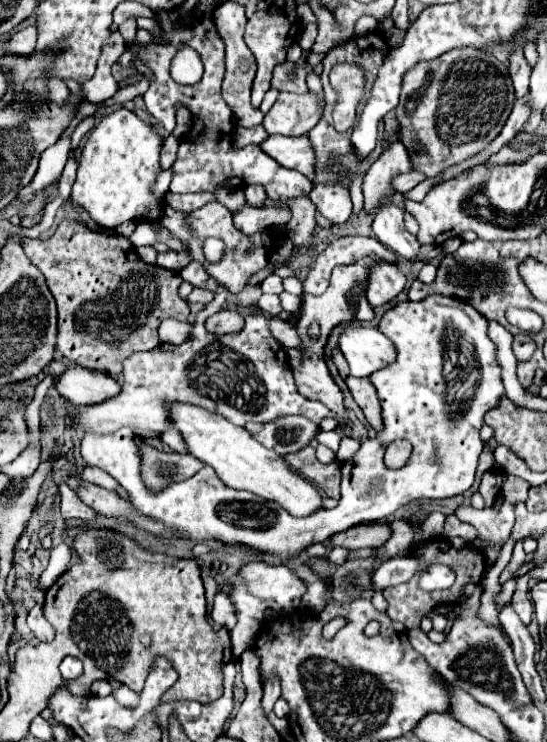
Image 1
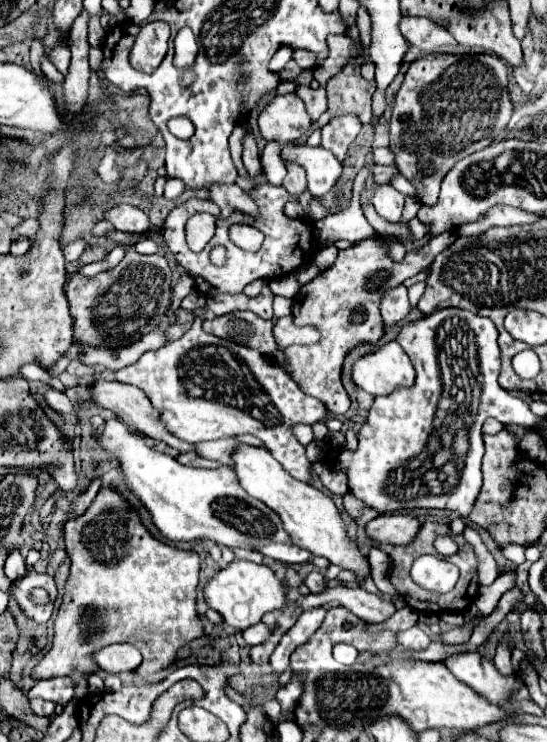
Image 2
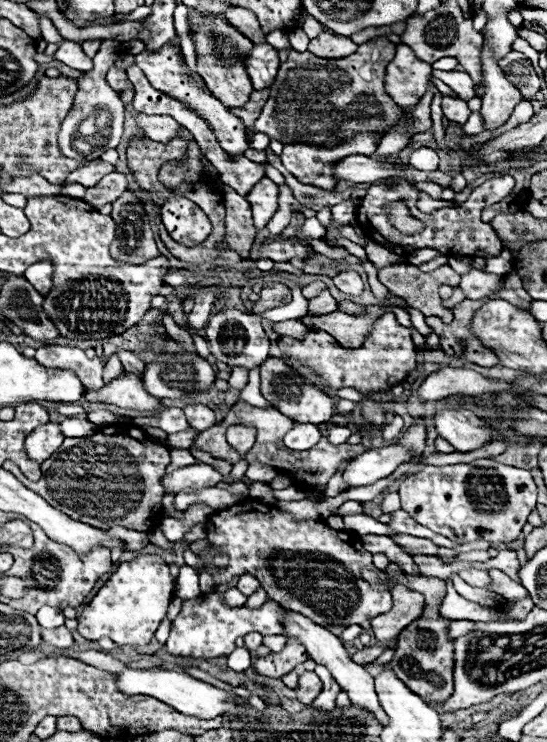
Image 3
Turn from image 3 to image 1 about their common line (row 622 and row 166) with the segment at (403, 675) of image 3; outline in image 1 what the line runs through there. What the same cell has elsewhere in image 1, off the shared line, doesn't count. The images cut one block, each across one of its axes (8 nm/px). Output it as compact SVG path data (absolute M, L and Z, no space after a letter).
M456 48L452 52L444 52L444 56L438 56L436 60L422 60L420 64L416 64L416 68L410 68L404 74L402 96L400 104L396 106L396 114L400 120L400 140L408 148L412 168L426 174L426 178L434 178L448 166L482 152L504 128L514 100L516 96L508 66L498 62L486 50Z

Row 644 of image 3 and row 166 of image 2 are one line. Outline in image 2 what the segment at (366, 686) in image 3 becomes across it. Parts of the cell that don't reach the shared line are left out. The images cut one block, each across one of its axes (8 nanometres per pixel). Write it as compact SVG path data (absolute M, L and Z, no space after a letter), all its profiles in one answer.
M284 144L282 158L298 160L304 166L308 174L308 190L312 192L312 196L318 198L330 192L342 176L342 162L338 162L336 156L324 150L322 146L312 148L308 144L300 144L300 146Z

